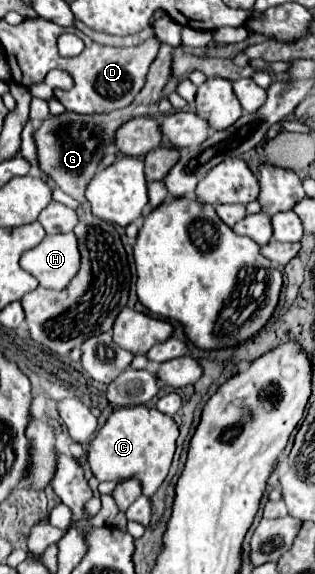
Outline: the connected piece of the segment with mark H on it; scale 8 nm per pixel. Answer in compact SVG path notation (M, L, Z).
M73 232L45 236L41 244L21 256L21 268L31 272L43 288L63 290L79 270L79 250Z

